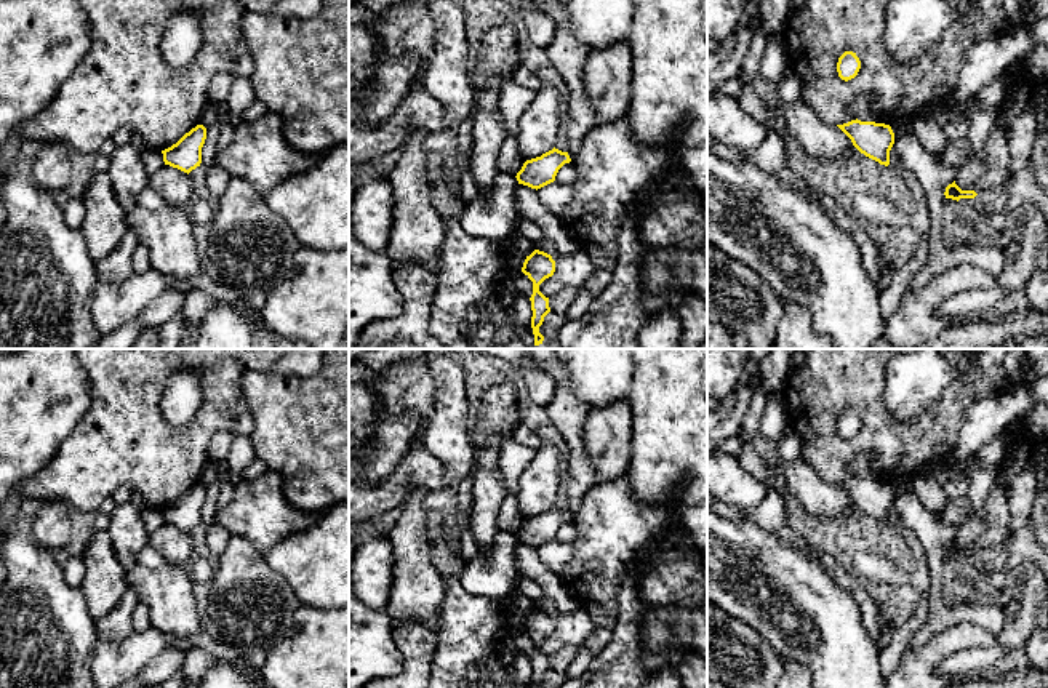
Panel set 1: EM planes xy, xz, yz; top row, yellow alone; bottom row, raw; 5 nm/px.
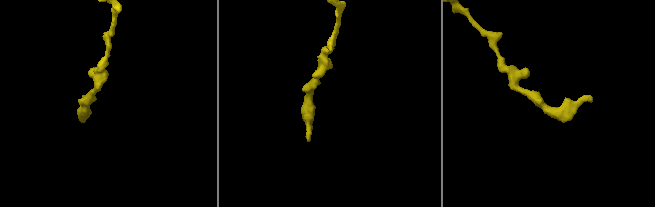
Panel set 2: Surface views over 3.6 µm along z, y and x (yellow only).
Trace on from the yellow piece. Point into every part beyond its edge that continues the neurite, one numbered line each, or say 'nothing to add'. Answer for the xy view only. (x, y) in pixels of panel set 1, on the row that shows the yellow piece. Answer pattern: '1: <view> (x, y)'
nothing to add

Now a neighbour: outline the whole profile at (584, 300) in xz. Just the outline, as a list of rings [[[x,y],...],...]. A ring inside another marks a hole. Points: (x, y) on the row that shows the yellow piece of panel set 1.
[[[579,288],[576,301],[566,310],[566,320],[574,322],[586,315],[597,296],[587,293],[584,288]]]

